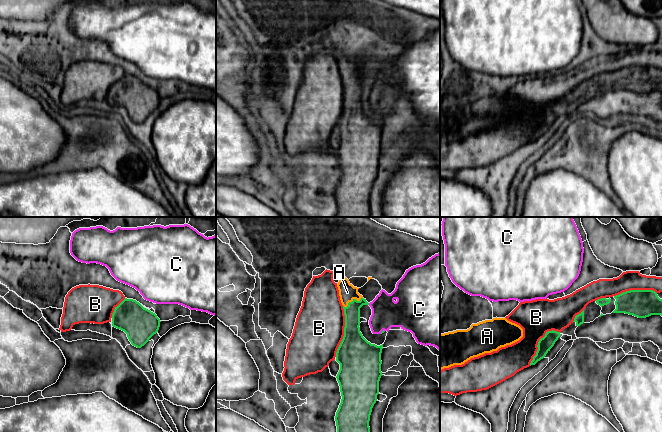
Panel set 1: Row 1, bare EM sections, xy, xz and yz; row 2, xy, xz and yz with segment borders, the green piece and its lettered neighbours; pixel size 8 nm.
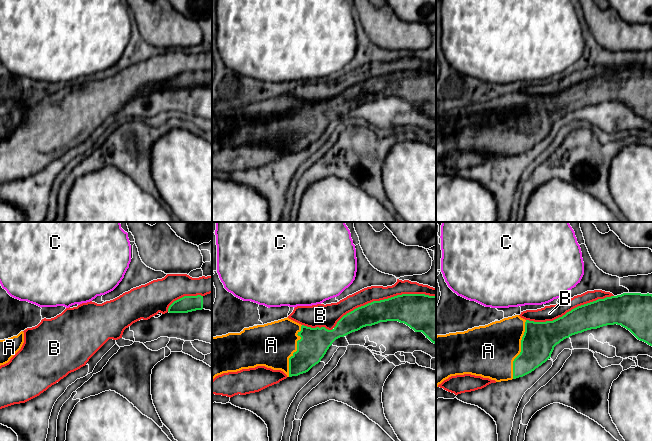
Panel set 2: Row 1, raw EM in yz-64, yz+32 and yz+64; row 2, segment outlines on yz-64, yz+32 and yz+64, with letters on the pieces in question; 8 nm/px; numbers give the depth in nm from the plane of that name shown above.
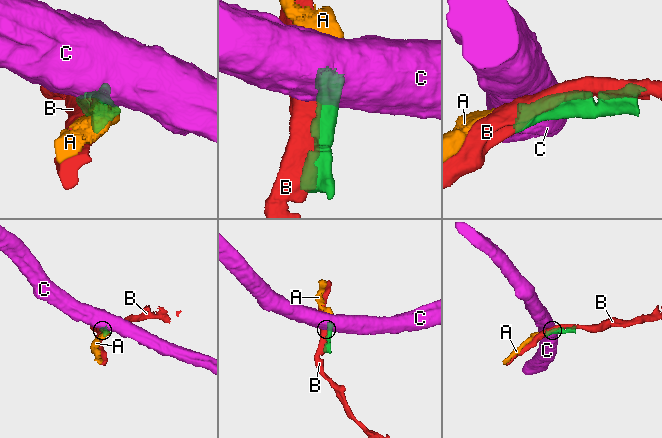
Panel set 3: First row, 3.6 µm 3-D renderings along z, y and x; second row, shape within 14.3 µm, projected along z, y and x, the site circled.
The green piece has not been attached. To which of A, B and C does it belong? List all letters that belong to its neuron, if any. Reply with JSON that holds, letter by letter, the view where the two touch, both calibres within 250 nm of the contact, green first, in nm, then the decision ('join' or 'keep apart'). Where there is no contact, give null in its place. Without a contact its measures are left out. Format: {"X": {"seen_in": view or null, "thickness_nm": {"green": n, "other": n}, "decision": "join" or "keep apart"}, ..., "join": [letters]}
{"A": {"seen_in": "xz", "thickness_nm": {"green": 130, "other": 140}, "decision": "join"}, "B": {"seen_in": "xz", "thickness_nm": {"green": 320, "other": 400}, "decision": "keep apart"}, "C": {"seen_in": "xz", "thickness_nm": {"green": 20, "other": 260}, "decision": "keep apart"}, "join": ["A"]}

